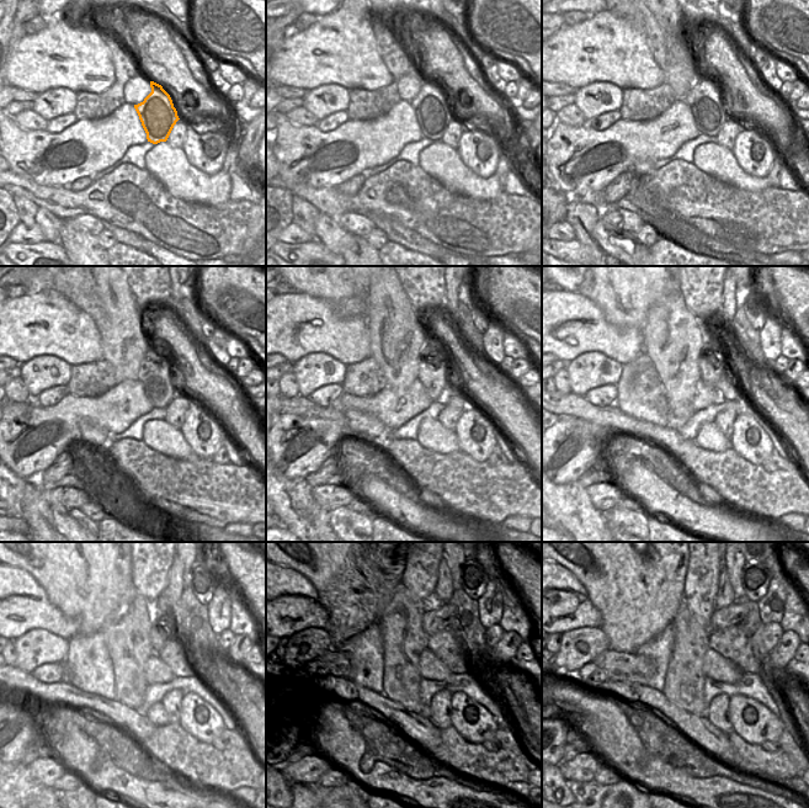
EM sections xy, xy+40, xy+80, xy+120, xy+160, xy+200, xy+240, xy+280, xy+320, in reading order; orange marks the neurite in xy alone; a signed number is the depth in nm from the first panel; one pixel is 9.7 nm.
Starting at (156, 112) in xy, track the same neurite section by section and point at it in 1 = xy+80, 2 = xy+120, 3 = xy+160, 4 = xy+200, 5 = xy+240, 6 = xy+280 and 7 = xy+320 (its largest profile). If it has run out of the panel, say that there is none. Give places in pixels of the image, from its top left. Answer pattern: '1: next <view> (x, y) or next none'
1: next xy+80 (706, 96)
2: next xy+120 (154, 372)
3: next xy+160 (434, 365)
4: next xy+200 (712, 357)
5: next xy+240 (164, 620)
6: next xy+280 (442, 620)
7: next xy+320 (730, 616)

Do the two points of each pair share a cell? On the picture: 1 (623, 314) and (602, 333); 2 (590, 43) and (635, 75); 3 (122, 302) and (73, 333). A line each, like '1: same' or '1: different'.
1: different
2: same
3: different

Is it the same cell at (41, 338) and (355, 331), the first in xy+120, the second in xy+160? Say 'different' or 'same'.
same

